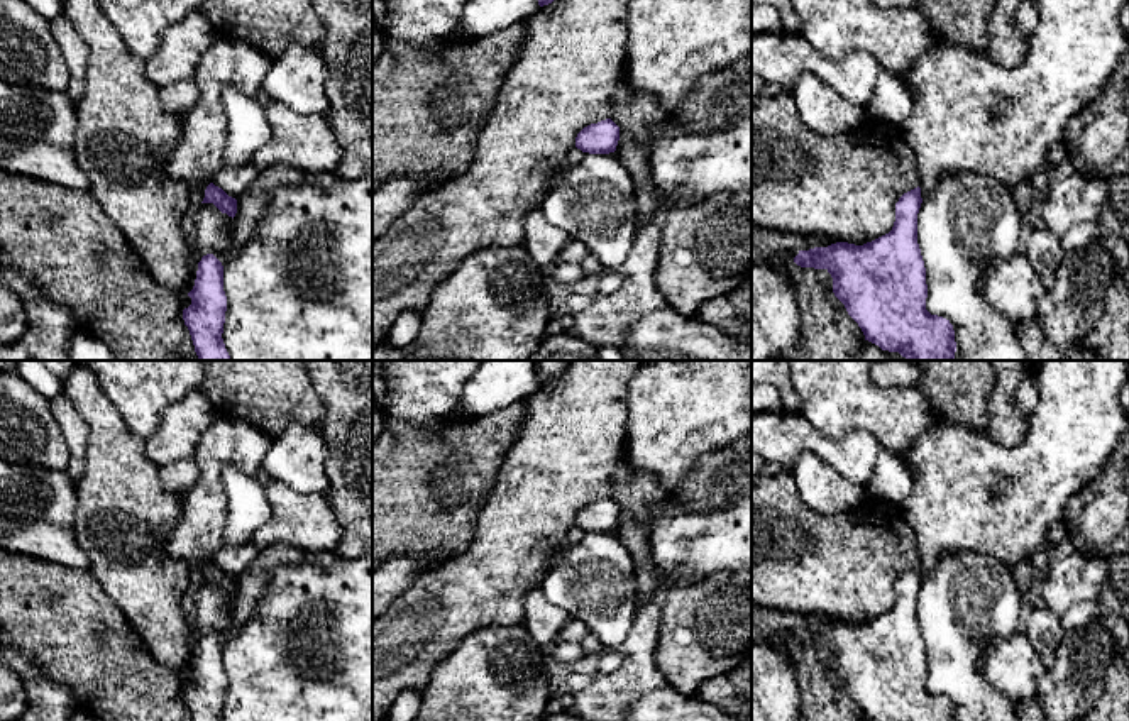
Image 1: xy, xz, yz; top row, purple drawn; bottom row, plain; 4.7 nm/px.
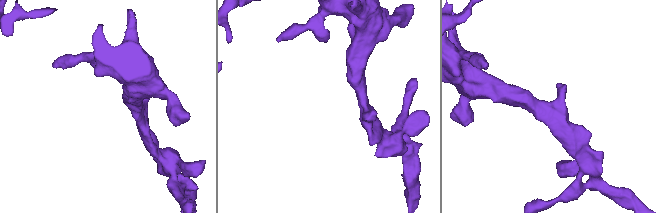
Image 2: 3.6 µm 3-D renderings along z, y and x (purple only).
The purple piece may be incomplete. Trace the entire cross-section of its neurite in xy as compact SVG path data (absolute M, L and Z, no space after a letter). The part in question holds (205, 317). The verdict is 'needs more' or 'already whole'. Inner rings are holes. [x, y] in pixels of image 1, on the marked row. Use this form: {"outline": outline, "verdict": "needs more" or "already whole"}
{"outline": "M213 254L198 262L195 286L188 296L191 305L183 310L183 320L198 360L230 360L222 338L227 311L223 266Z", "verdict": "already whole"}

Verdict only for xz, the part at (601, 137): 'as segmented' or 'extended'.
as segmented

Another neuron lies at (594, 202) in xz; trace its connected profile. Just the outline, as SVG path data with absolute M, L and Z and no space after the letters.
M584 152L540 208L550 225L584 244L608 269L618 269L633 249L636 188L616 152Z

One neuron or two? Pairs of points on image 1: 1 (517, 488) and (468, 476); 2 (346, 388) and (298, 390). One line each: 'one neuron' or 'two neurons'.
1: two neurons
2: two neurons

